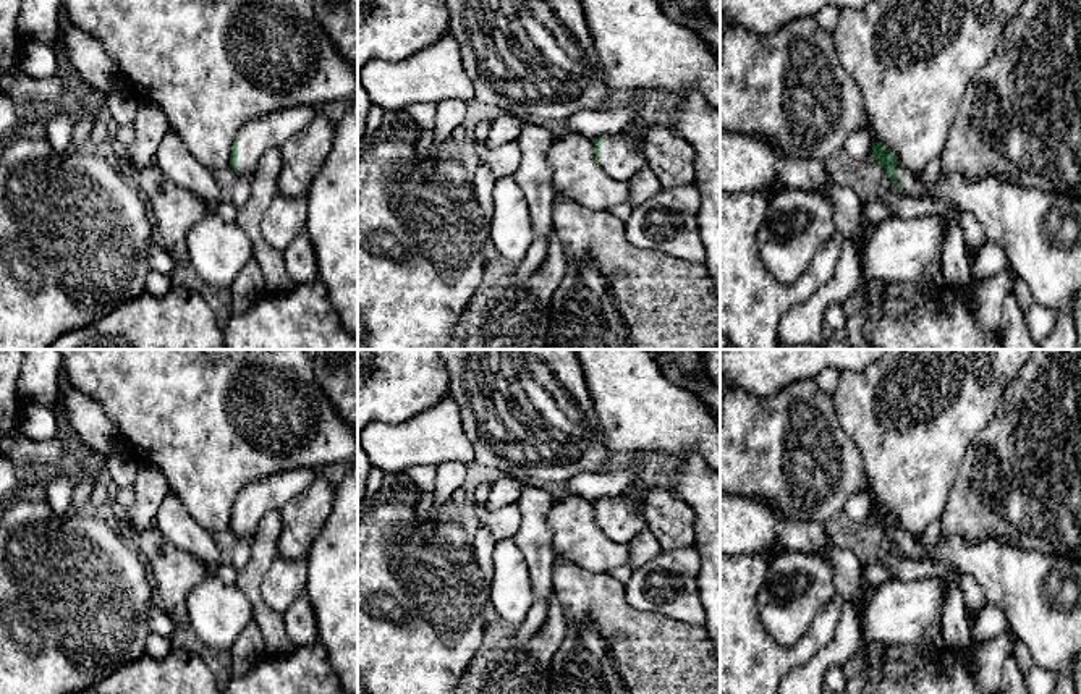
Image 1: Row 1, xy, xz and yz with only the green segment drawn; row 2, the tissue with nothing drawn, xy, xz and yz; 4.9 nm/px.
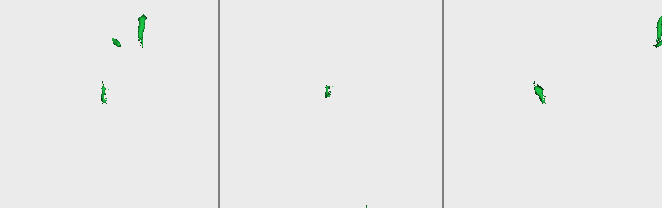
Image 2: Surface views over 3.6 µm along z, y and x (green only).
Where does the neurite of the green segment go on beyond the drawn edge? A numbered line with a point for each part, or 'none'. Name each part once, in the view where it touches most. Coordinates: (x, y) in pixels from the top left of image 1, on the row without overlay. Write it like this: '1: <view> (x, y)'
1: xy (259, 497)

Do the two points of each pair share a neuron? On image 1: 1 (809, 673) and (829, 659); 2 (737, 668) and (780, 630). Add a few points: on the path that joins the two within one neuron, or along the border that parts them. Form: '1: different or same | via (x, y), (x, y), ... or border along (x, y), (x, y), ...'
1: same | via (814, 668), (824, 659)
2: different | border along (756, 602), (779, 644), (808, 631)

